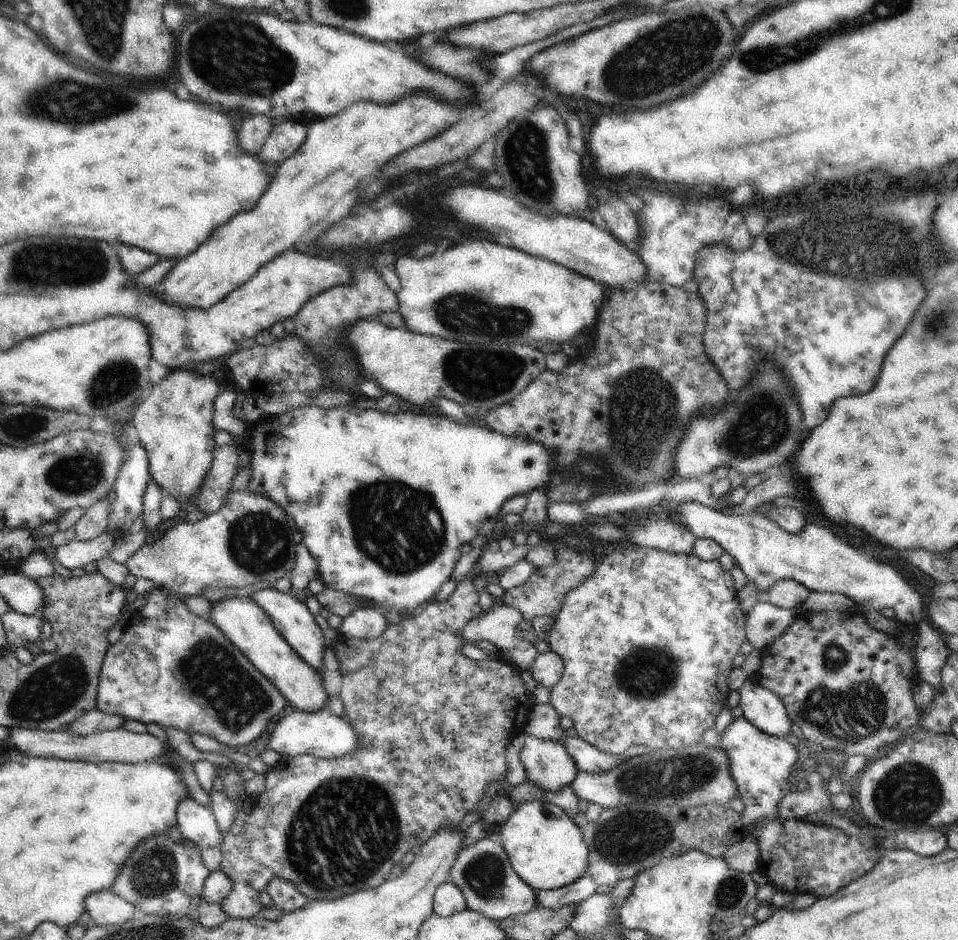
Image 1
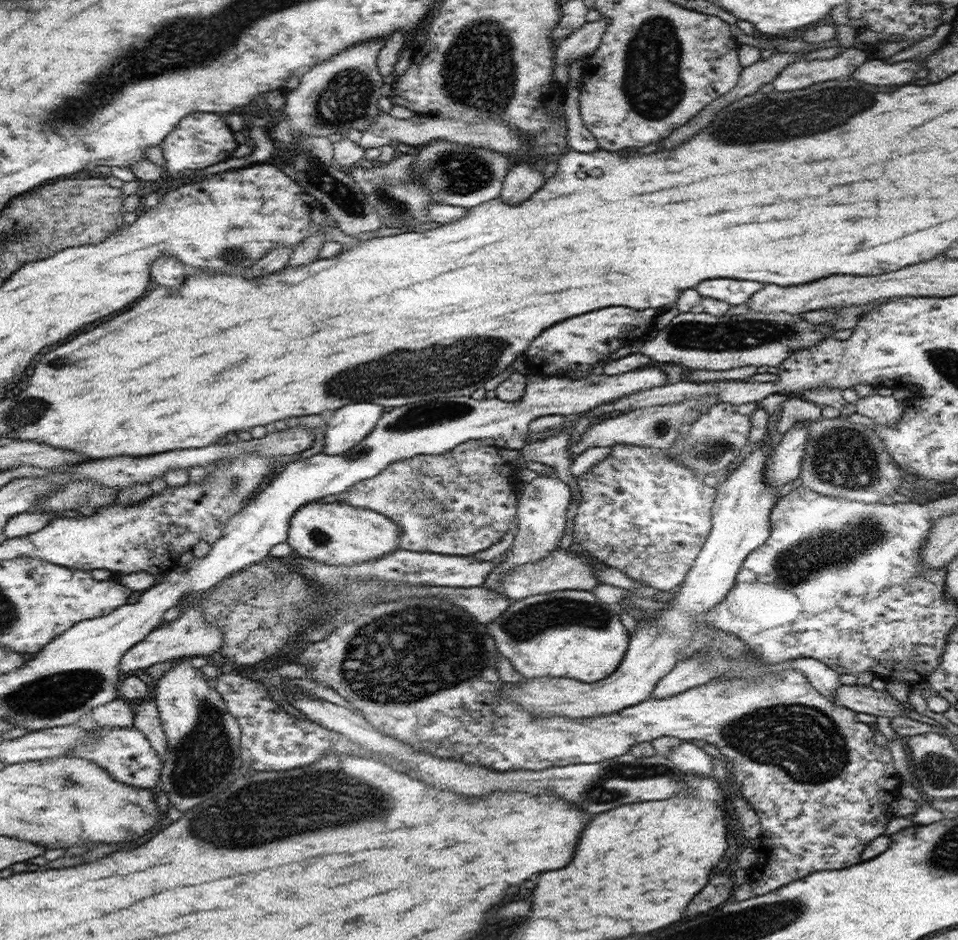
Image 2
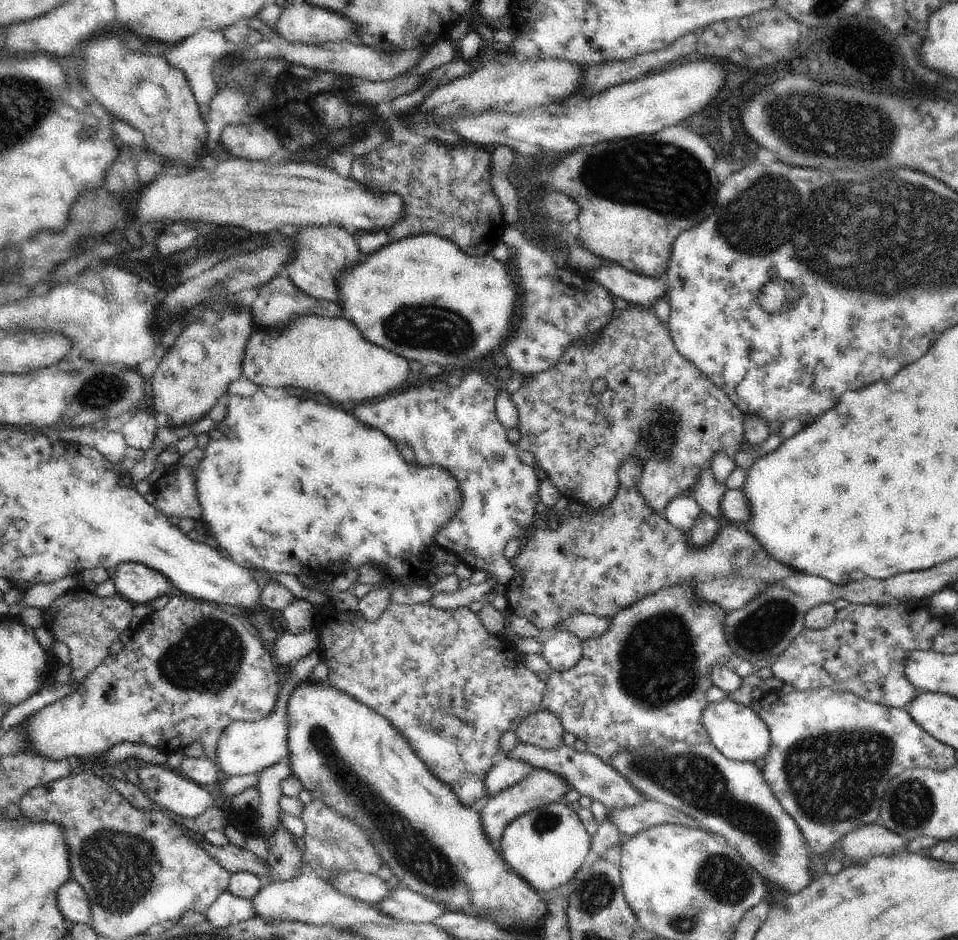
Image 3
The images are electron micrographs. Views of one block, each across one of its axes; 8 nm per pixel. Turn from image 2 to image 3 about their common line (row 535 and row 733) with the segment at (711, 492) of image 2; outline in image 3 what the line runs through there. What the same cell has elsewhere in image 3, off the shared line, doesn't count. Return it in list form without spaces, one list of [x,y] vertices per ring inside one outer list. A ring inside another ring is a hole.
[[[694,585],[692,586],[670,586],[670,588],[662,588],[660,592],[646,596],[644,600],[640,600],[634,606],[628,606],[624,610],[620,610],[616,616],[613,616],[614,622],[610,624],[608,632],[600,638],[582,641],[582,660],[567,671],[550,672],[550,679],[545,683],[545,691],[543,694],[541,708],[549,710],[555,714],[562,723],[566,732],[572,732],[576,738],[580,738],[586,744],[586,752],[599,756],[604,762],[614,758],[622,748],[634,750],[640,746],[652,746],[652,748],[666,748],[672,742],[686,742],[688,744],[702,744],[708,741],[708,732],[702,724],[702,712],[704,708],[710,704],[706,700],[706,690],[713,684],[710,676],[710,668],[716,664],[724,665],[728,662],[728,658],[732,654],[732,648],[728,646],[726,638],[724,638],[724,616],[730,614],[724,608],[718,608],[716,604],[708,604],[708,602],[700,602],[696,600],[694,594]]]

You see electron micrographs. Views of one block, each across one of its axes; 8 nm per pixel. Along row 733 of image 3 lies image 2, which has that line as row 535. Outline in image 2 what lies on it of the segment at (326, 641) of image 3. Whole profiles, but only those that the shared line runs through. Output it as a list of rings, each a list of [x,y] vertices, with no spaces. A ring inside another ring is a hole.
[[[468,439],[468,441],[459,444],[452,450],[440,455],[418,455],[412,456],[407,460],[394,461],[380,476],[377,476],[372,480],[364,480],[360,483],[354,484],[352,487],[349,487],[343,495],[343,498],[345,502],[352,506],[368,508],[379,512],[389,520],[392,520],[401,531],[400,543],[398,543],[398,547],[400,549],[411,550],[414,552],[434,552],[436,554],[448,556],[471,556],[476,554],[476,552],[480,552],[480,550],[490,548],[492,544],[500,542],[500,540],[502,540],[502,536],[508,534],[508,531],[511,529],[512,522],[514,522],[518,516],[516,510],[520,496],[520,493],[518,493],[519,483],[520,478],[518,477],[518,471],[515,469],[515,466],[513,466],[513,463],[504,460],[504,458],[500,456],[498,447],[487,445],[483,439]]]

